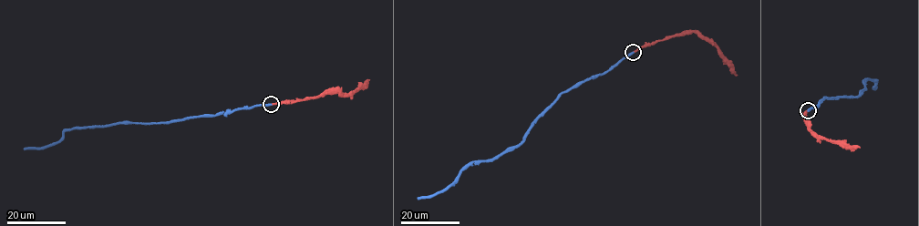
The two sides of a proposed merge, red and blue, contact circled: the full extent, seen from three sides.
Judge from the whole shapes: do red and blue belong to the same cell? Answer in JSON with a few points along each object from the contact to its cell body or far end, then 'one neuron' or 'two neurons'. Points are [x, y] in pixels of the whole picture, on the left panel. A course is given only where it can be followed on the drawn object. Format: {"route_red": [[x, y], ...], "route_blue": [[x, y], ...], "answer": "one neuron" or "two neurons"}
{"route_red": [[271, 104], [327, 94], [347, 94], [369, 79]], "route_blue": [[271, 104], [169, 122], [76, 127], [65, 131], [59, 140], [24, 149]], "answer": "one neuron"}

